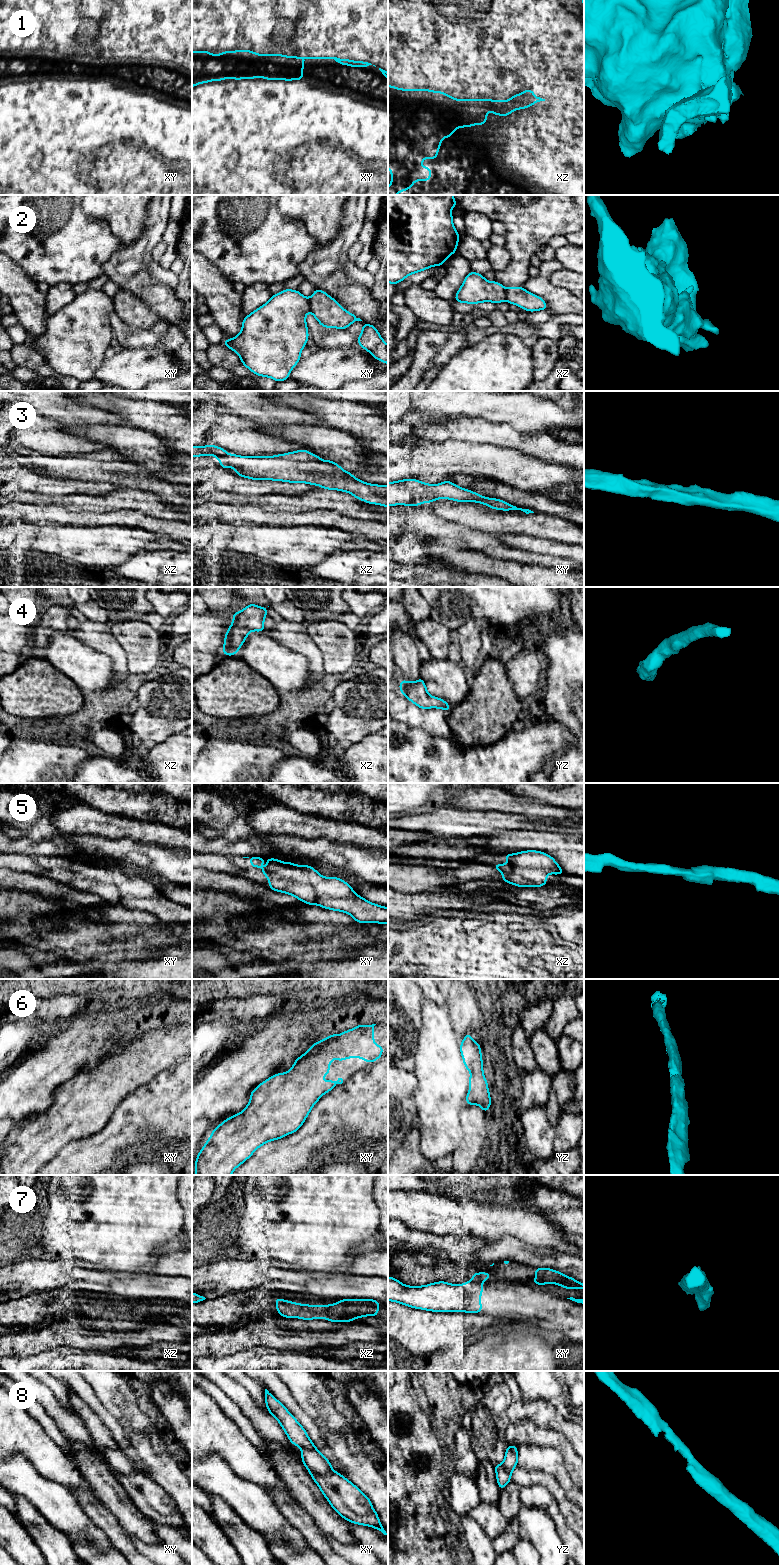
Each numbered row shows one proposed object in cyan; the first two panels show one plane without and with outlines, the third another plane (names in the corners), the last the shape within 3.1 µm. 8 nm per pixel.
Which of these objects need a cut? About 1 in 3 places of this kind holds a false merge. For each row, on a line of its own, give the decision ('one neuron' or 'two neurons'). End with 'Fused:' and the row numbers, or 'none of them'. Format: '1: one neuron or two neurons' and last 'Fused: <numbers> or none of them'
1: two neurons
2: two neurons
3: one neuron
4: one neuron
5: one neuron
6: one neuron
7: two neurons
8: one neuron
Fused: 1, 2, 7

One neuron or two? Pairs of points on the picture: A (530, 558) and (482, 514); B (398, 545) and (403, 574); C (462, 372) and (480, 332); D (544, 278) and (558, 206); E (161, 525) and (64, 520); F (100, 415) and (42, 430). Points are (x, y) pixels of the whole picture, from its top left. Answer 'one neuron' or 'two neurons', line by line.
A: two neurons
B: two neurons
C: two neurons
D: two neurons
E: one neuron
F: two neurons

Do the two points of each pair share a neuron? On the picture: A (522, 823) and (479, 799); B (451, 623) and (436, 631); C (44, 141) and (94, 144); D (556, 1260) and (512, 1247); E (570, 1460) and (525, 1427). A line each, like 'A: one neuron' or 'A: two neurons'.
A: two neurons
B: two neurons
C: one neuron
D: one neuron
E: one neuron

